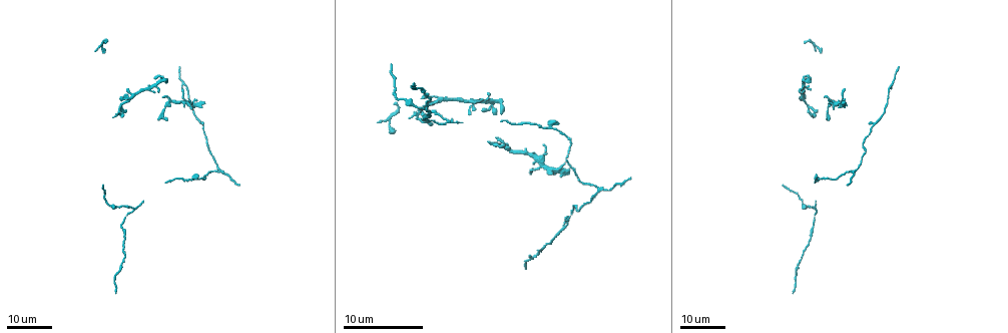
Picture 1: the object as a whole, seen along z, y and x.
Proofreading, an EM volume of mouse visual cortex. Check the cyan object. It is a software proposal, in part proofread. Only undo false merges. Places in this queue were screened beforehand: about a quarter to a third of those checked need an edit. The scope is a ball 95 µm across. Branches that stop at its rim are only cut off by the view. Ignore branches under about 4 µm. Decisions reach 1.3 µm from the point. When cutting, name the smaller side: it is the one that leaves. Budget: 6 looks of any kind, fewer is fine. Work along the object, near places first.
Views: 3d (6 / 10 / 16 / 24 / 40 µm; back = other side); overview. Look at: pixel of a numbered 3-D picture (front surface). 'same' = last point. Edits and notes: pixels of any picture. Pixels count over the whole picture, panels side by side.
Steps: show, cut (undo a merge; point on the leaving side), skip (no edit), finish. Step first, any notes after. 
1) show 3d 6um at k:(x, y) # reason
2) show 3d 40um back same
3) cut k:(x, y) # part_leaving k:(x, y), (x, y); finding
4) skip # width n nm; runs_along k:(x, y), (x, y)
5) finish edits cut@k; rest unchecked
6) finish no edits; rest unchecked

show 3d 16um at 1:(118, 110) # sudden change in width

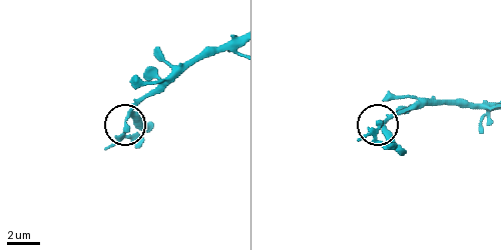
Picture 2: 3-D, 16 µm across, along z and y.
show 3d 10um at 2:(377, 125) # zoom in

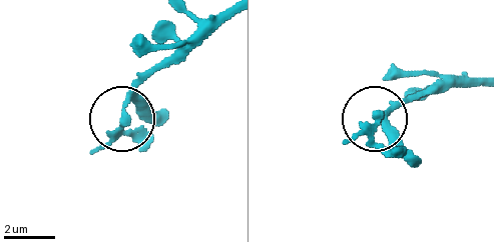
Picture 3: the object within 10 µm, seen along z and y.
skip # continuous, no second neuron

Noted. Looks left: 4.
show 3d 16um at 1:(133, 96) # three arms meet

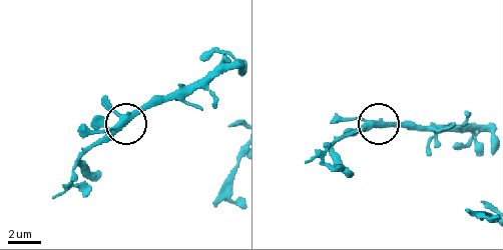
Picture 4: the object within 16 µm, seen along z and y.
show 3d 6um at 4:(118, 116)

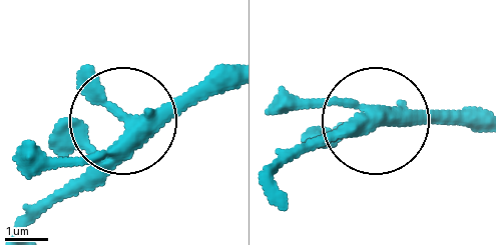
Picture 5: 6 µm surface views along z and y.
show 3d 6um back at 5:(124, 125)

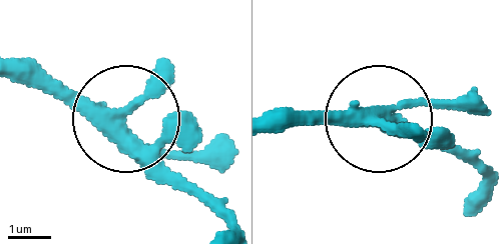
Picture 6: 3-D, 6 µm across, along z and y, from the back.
skip # width 330 nm; continuous, no second neuron

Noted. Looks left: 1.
finish no edits; rest unchecked

